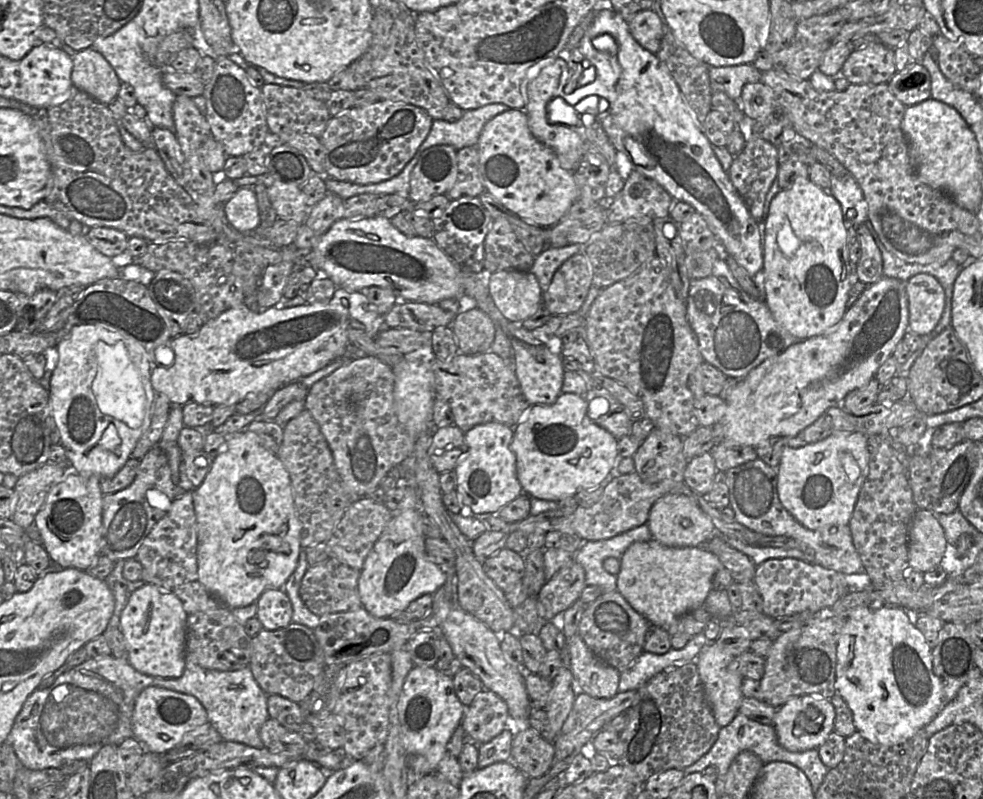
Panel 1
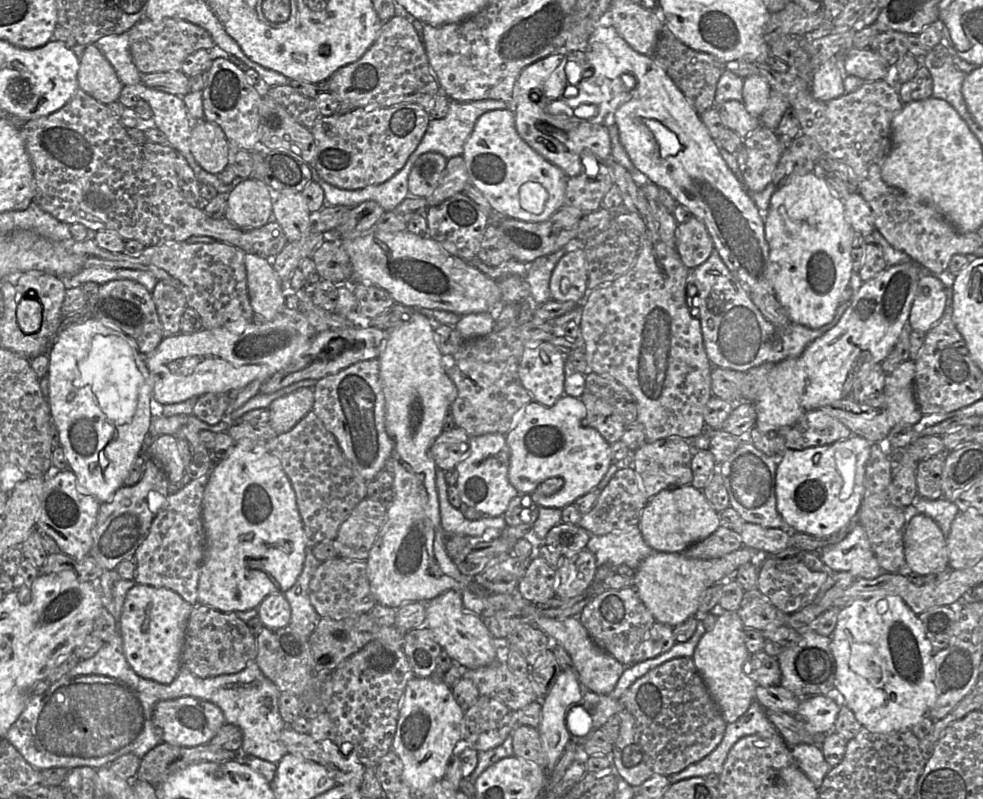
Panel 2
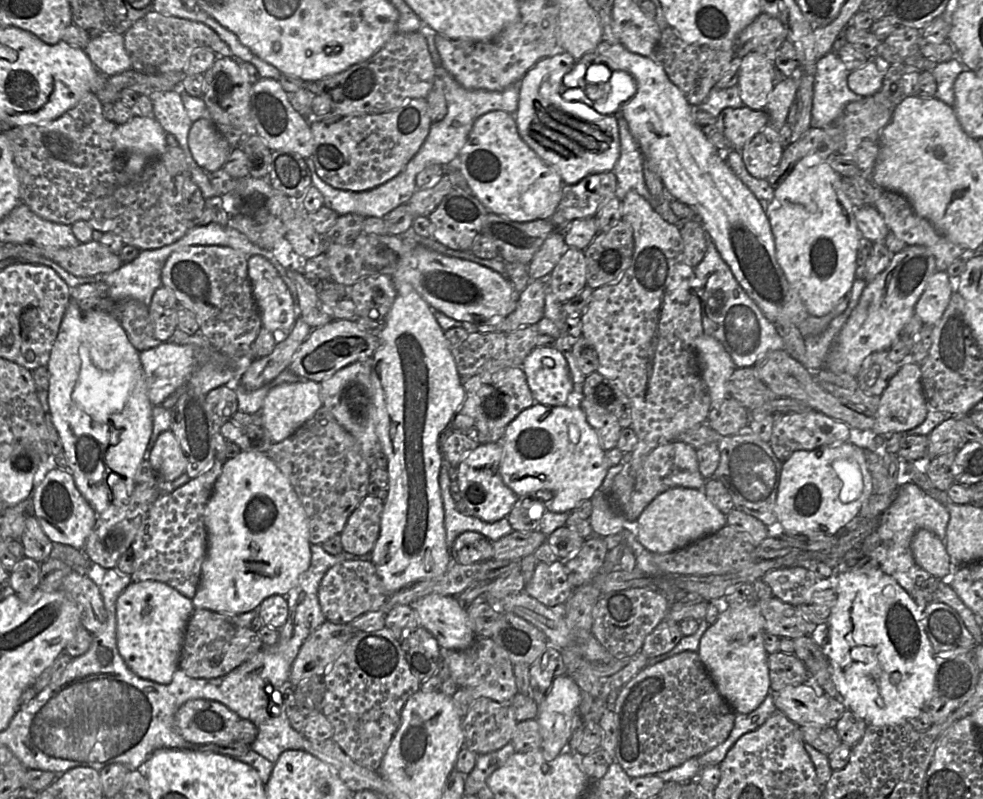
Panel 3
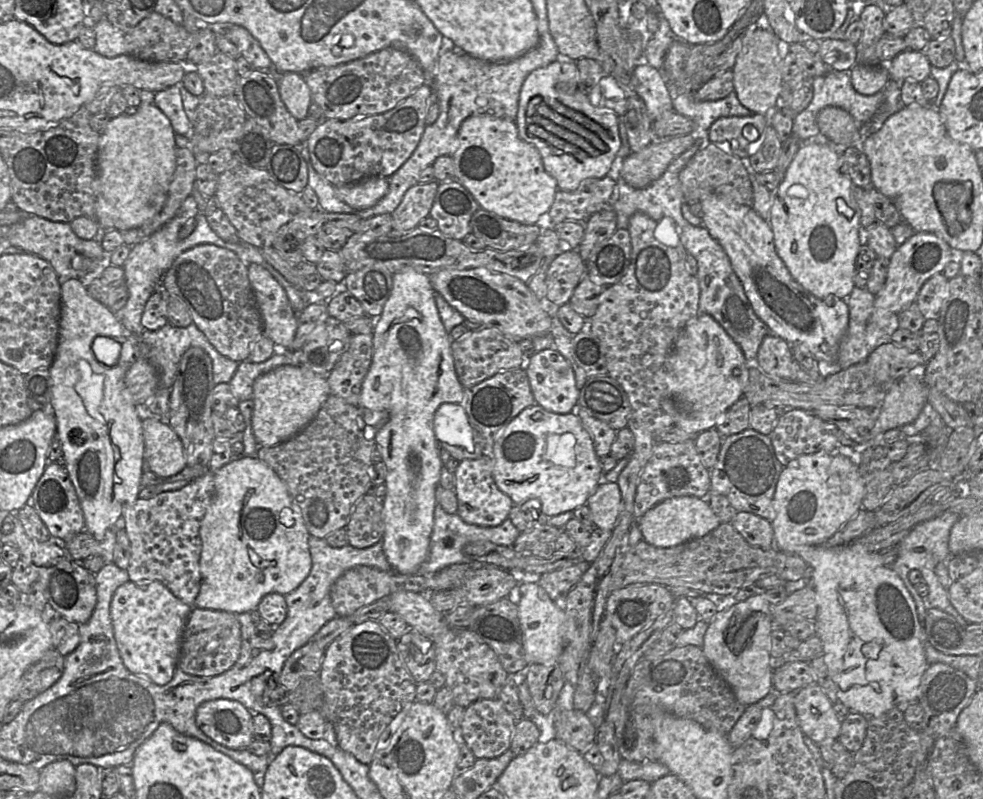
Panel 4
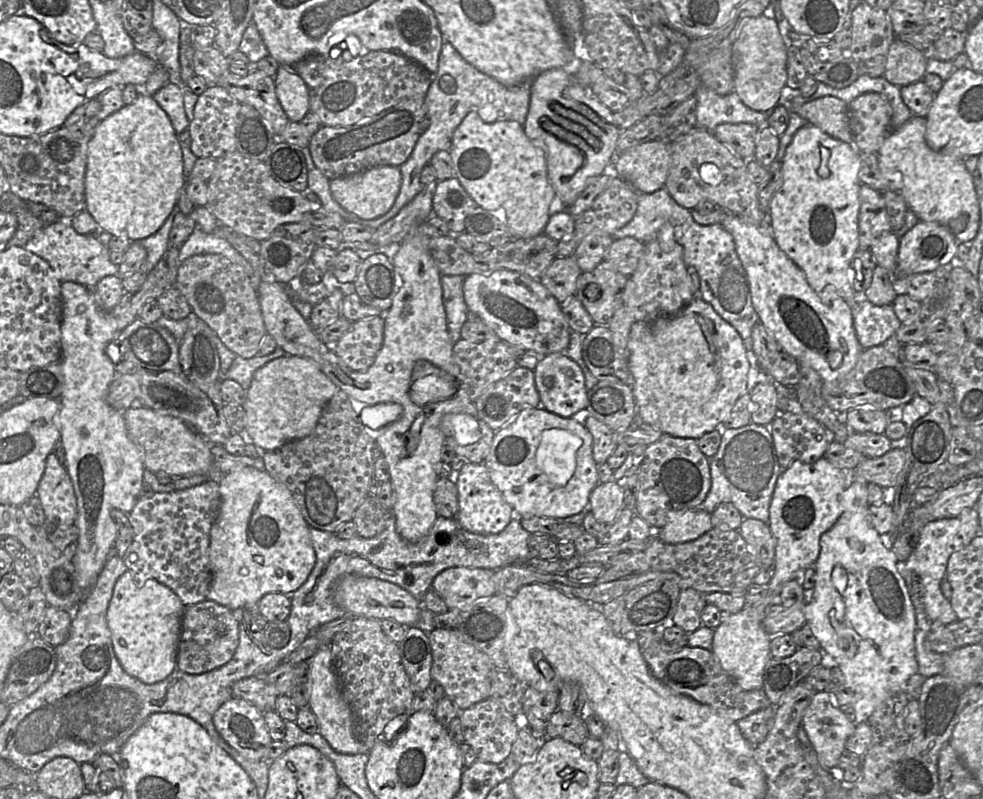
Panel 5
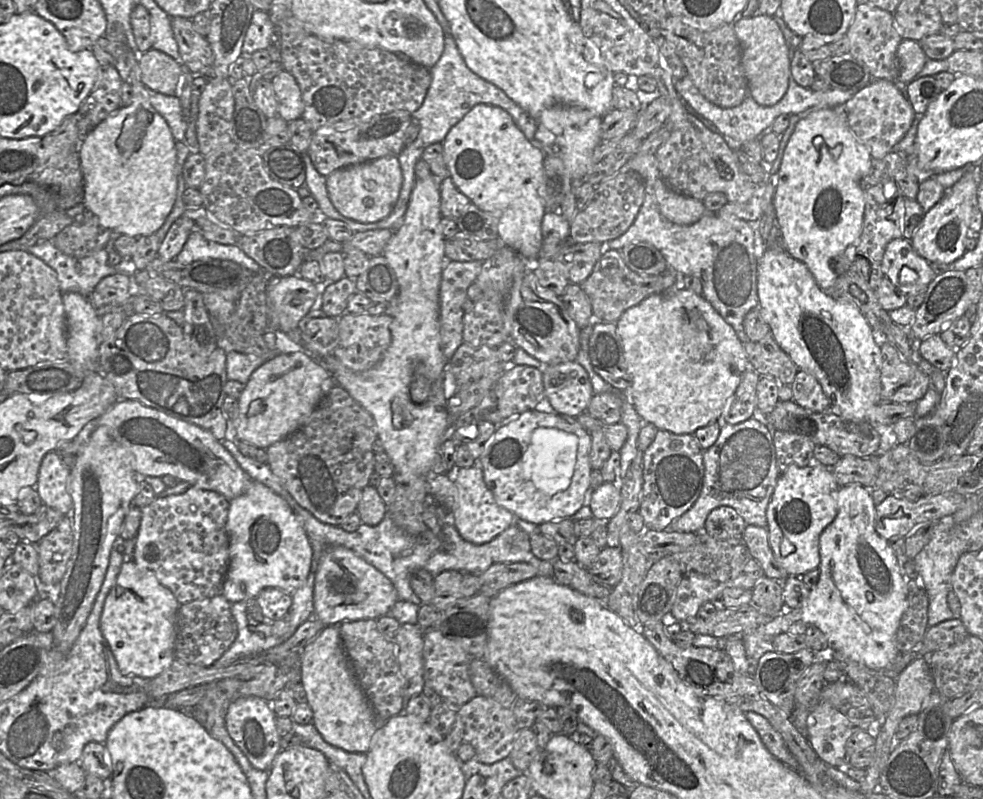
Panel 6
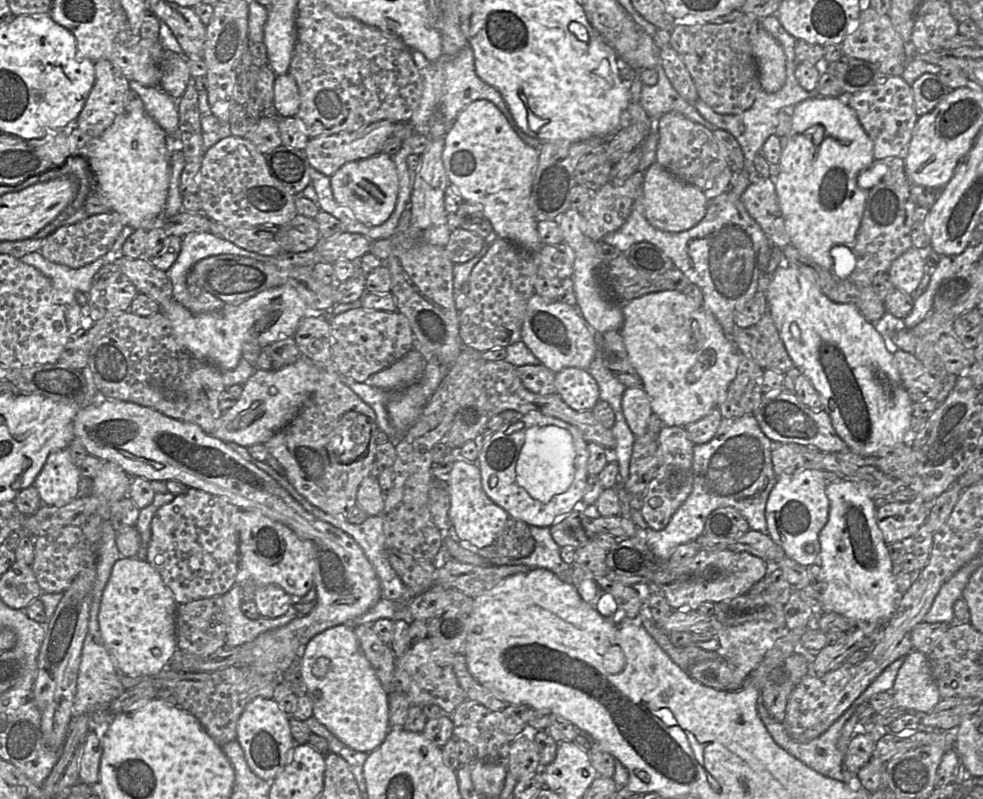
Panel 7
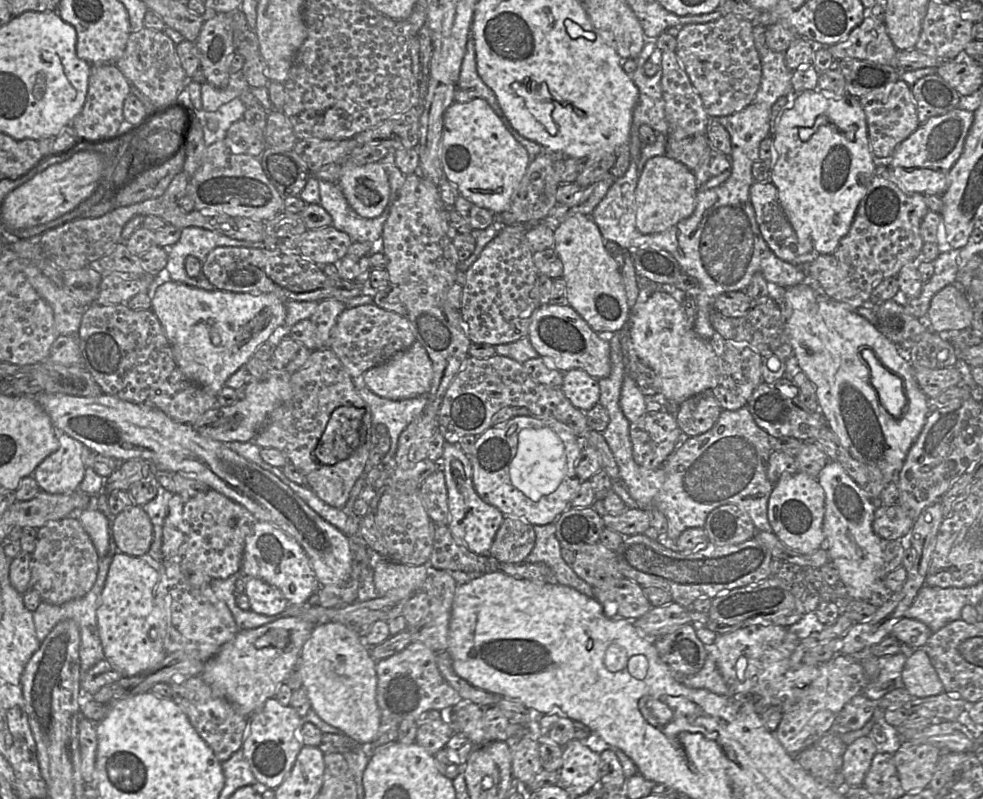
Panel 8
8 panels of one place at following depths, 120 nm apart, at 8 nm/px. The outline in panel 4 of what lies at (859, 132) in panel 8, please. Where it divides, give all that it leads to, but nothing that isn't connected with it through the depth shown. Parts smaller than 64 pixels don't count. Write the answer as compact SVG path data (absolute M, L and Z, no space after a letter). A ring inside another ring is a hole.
M803 144L788 166L776 190L772 190L770 227L774 246L791 276L806 291L820 300L828 295L849 297L854 283L855 260L860 249L861 210L853 196L855 186L848 175L840 172L840 154L827 144Z

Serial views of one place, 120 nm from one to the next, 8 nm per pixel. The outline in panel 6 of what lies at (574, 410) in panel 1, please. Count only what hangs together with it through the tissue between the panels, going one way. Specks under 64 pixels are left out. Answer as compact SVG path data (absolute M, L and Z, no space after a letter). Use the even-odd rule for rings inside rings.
M537 406L514 417L494 424L497 425L494 437L480 459L476 460L488 489L500 506L513 513L515 521L540 525L572 517L583 506L590 489L590 433L575 418L563 417L545 406Z

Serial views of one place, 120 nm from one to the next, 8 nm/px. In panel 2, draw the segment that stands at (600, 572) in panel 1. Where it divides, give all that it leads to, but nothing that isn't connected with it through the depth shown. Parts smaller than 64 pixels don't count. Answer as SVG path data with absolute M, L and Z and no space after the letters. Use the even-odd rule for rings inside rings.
M638 525L606 535L591 535L586 548L595 555L598 567L611 564L615 572L621 564L636 570L645 558L655 552L645 542Z

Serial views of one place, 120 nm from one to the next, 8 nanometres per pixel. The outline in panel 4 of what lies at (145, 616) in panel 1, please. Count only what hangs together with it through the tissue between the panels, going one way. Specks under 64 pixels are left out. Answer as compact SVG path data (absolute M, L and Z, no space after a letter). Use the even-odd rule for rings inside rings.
M129 580L119 586L111 601L110 615L116 645L126 669L159 686L169 683L177 668L183 633L192 608L160 581L137 584Z

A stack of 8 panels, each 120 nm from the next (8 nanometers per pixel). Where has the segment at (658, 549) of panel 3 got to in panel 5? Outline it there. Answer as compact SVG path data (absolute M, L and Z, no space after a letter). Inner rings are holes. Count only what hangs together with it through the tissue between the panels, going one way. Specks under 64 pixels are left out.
M697 508L670 512L664 526L654 532L665 543L678 544L693 541L712 527L711 513Z

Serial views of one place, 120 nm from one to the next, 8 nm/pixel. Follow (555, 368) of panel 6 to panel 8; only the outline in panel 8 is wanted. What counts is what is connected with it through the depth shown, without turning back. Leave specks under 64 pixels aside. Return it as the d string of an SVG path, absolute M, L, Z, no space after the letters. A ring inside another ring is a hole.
M571 369L564 372L561 390L574 407L587 412L599 403L598 380L581 369Z

